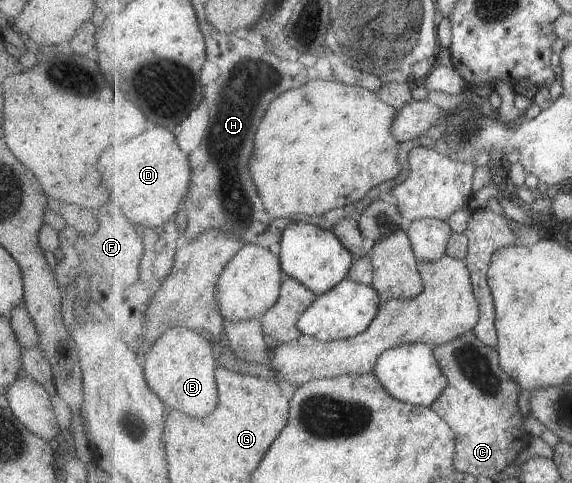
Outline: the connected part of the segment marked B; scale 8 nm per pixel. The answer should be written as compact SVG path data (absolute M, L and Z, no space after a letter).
M174 326L151 347L146 363L146 379L160 399L192 417L208 417L220 403L216 383L217 343L207 334L186 326Z

